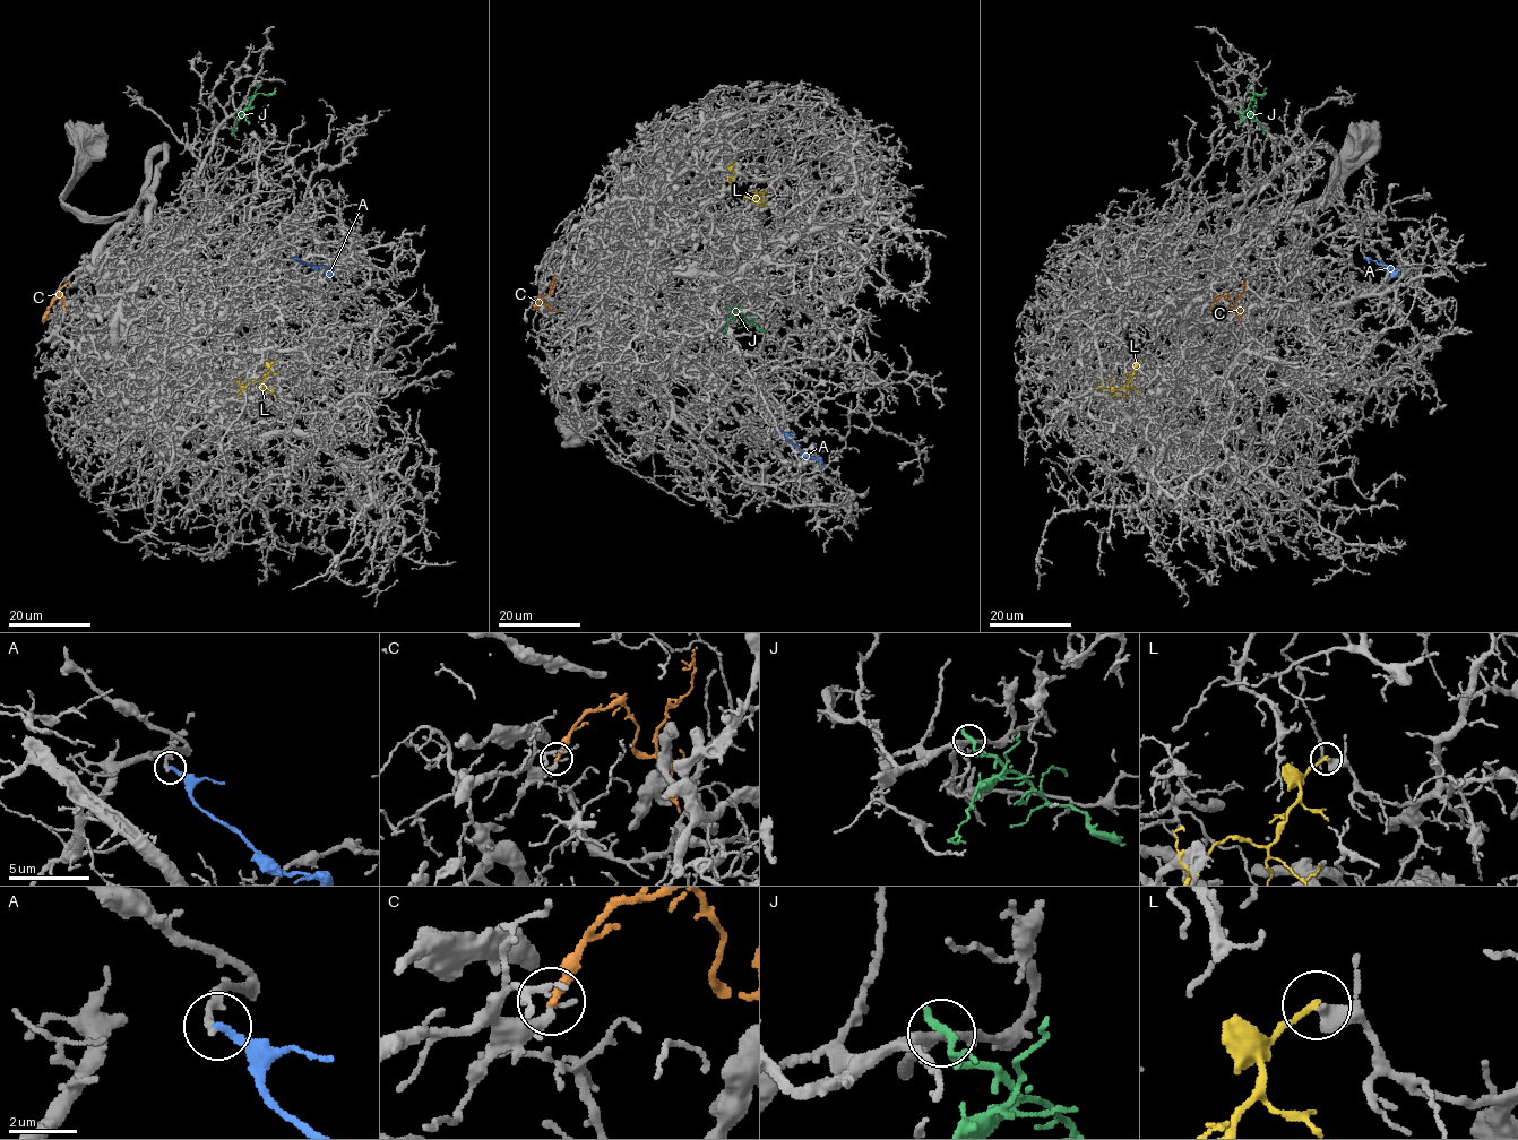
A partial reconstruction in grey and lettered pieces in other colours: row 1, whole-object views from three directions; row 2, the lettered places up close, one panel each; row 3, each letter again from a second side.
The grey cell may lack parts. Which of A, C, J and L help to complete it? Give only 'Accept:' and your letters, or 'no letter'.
Accept: no letter

